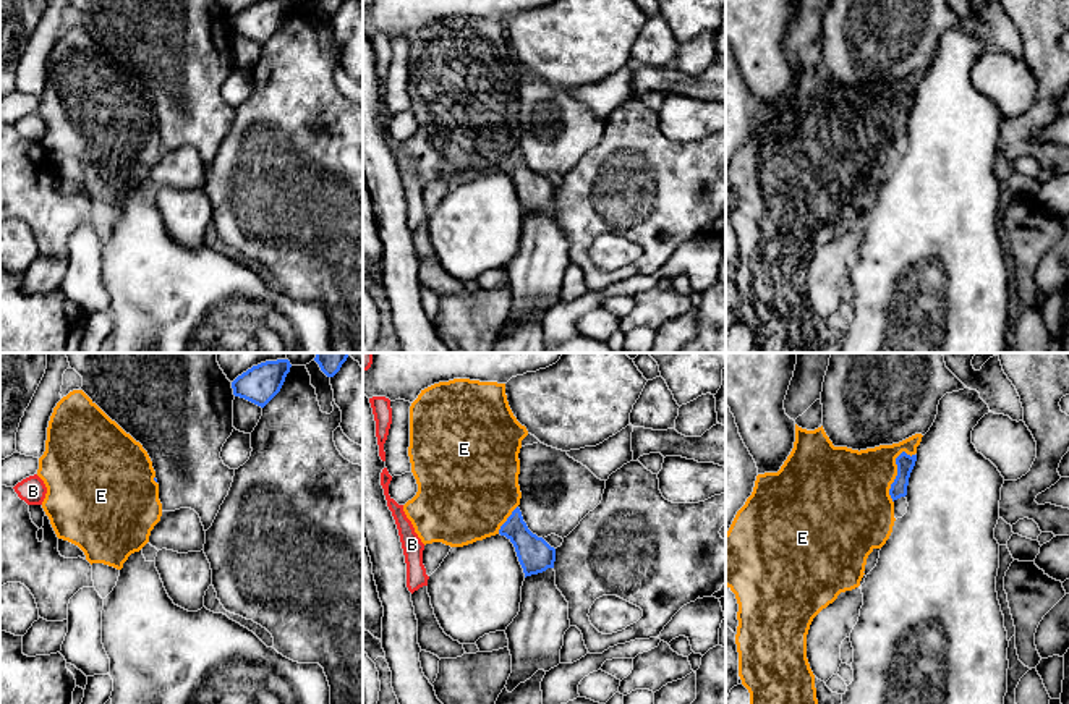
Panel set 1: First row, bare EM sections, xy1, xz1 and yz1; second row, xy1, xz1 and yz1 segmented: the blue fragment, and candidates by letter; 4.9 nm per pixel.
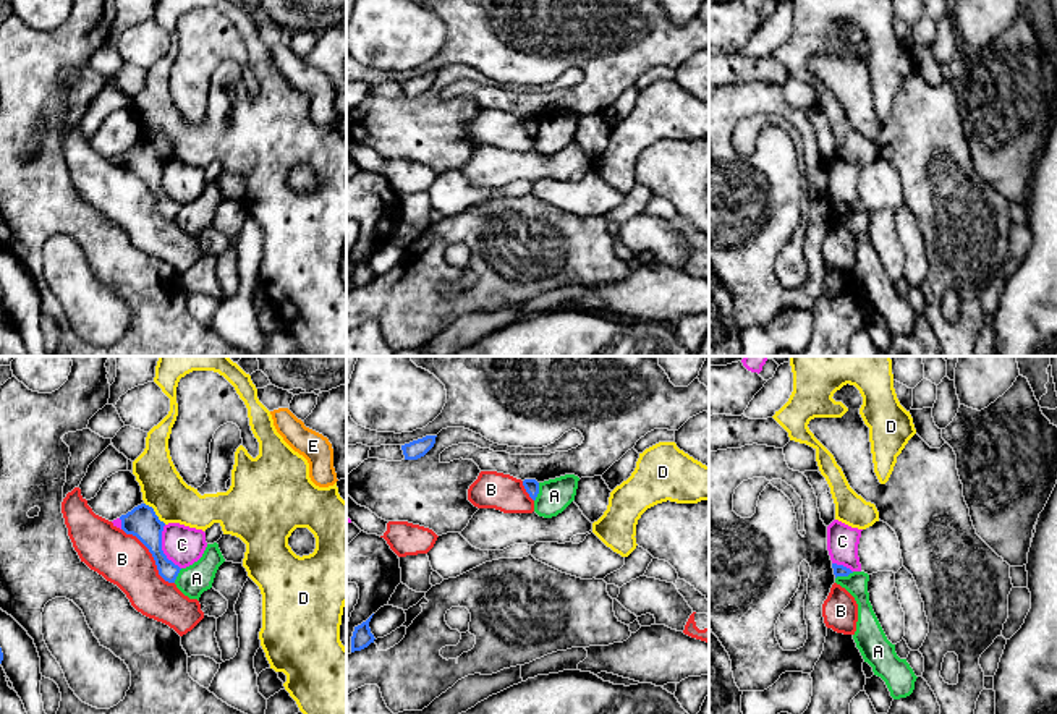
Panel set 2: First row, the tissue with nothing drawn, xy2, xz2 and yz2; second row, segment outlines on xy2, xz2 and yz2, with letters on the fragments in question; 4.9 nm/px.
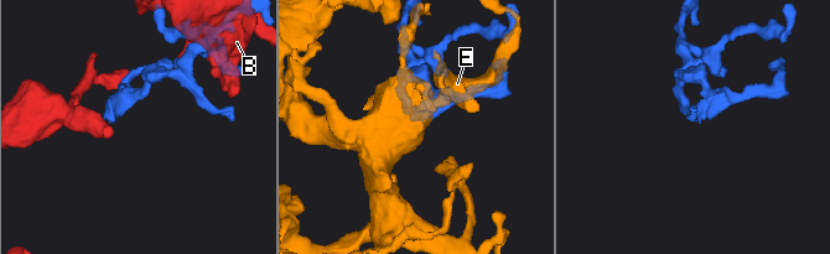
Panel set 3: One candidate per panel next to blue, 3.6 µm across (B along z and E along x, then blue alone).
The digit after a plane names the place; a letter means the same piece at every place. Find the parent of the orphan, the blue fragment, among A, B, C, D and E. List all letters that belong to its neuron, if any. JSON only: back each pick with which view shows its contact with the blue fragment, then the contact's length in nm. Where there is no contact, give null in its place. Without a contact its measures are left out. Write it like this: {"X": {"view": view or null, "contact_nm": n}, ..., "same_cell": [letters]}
{"E": {"view": "yz1", "contact_nm": 280}, "same_cell": ["E"]}

